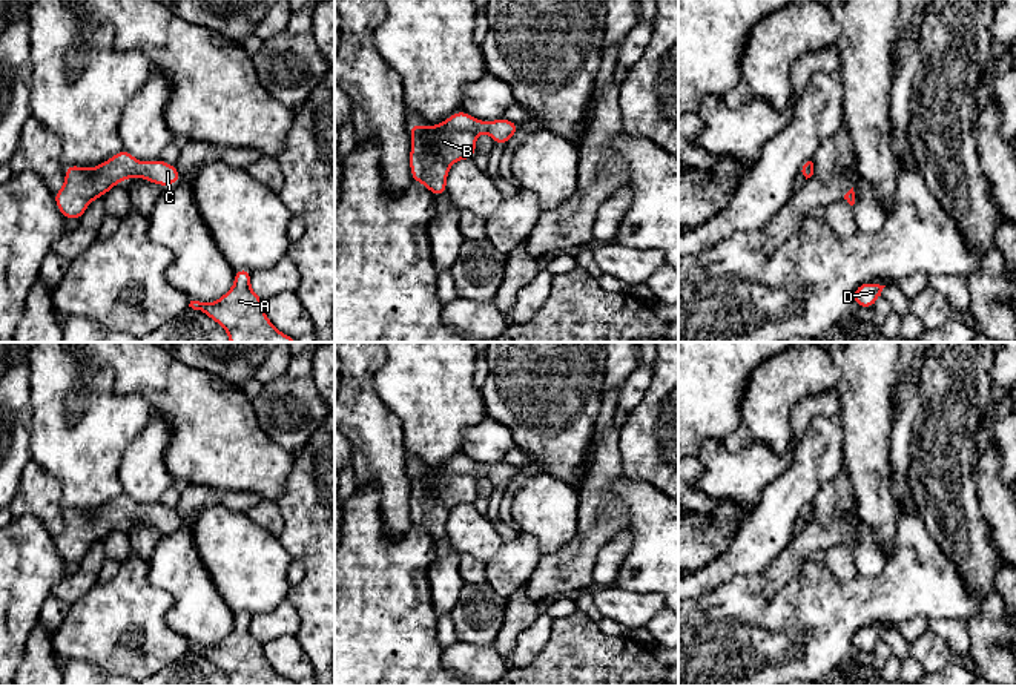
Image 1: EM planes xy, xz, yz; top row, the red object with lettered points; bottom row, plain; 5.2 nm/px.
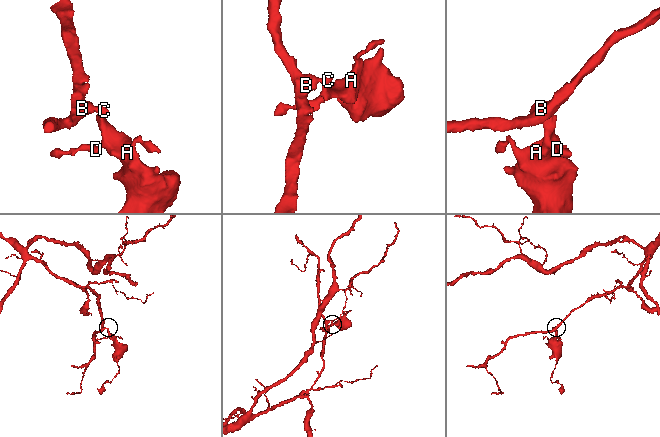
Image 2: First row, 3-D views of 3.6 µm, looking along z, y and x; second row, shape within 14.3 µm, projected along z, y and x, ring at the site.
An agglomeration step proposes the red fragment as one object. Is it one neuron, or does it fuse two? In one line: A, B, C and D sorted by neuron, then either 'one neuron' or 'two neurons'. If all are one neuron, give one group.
A B C D | one neuron

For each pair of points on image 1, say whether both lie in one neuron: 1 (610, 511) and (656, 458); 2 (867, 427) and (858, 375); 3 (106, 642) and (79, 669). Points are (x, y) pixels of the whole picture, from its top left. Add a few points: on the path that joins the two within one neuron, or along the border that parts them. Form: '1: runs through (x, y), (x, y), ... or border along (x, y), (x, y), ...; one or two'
1: border along (619, 442), (619, 456), (626, 478); two
2: runs through (867, 415), (866, 387); one
3: border along (69, 657), (92, 662), (102, 669); two

